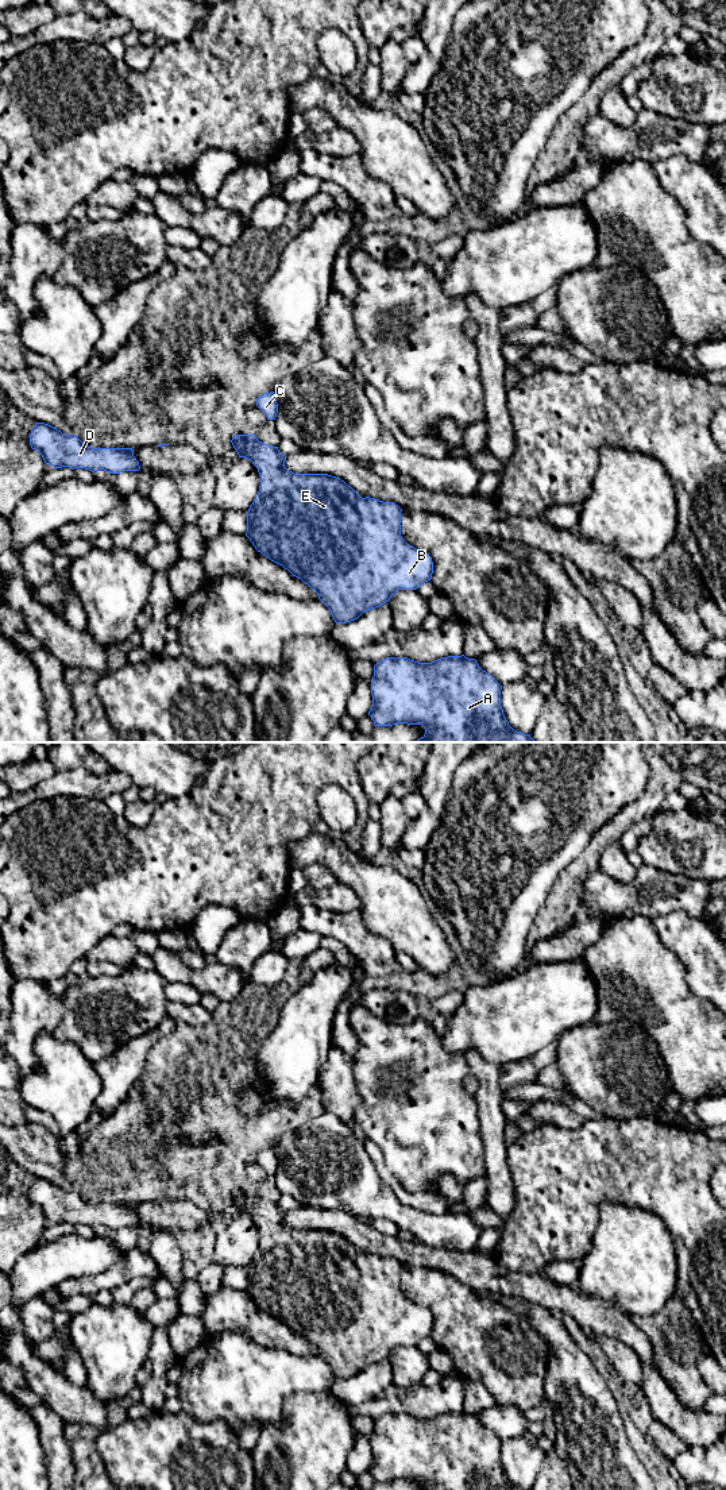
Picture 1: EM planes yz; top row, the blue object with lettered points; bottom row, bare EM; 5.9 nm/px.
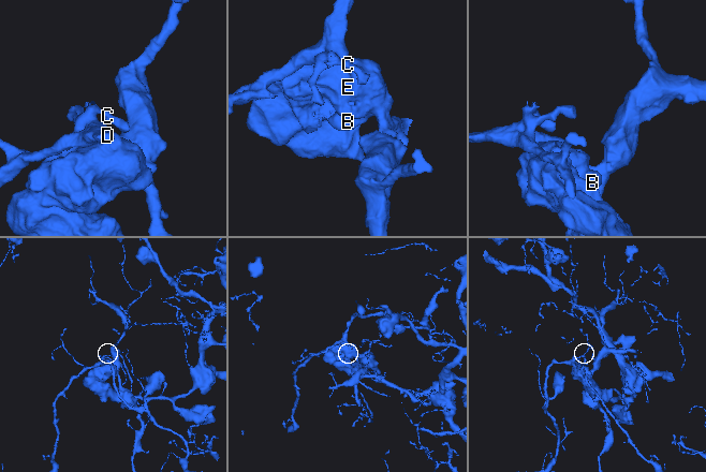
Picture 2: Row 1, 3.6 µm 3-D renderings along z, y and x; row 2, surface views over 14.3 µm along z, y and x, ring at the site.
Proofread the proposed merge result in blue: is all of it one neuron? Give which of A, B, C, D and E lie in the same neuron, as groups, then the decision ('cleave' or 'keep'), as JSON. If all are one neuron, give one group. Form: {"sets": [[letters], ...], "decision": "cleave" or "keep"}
{"sets": [["A", "B", "C", "D", "E"]], "decision": "keep"}

